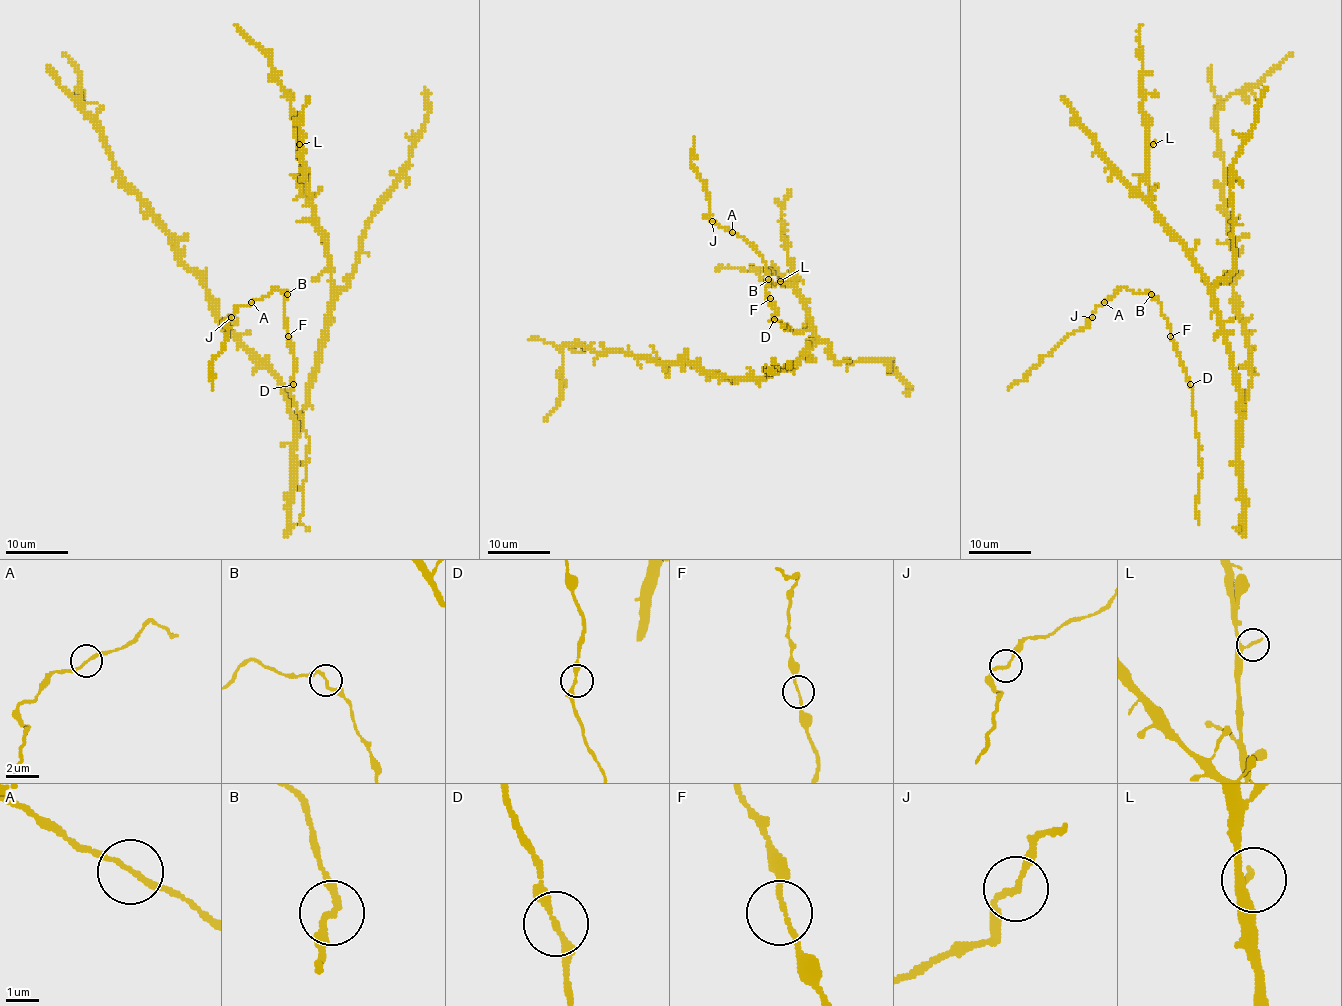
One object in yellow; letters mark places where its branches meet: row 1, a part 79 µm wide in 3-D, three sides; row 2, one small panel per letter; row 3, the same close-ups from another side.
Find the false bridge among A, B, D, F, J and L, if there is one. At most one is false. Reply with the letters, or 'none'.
none

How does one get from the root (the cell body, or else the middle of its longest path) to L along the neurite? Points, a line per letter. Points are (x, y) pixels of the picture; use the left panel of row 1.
L: (293, 419), (305, 403), (308, 378), (316, 367), (332, 302), (329, 242), (305, 192), (299, 144)

